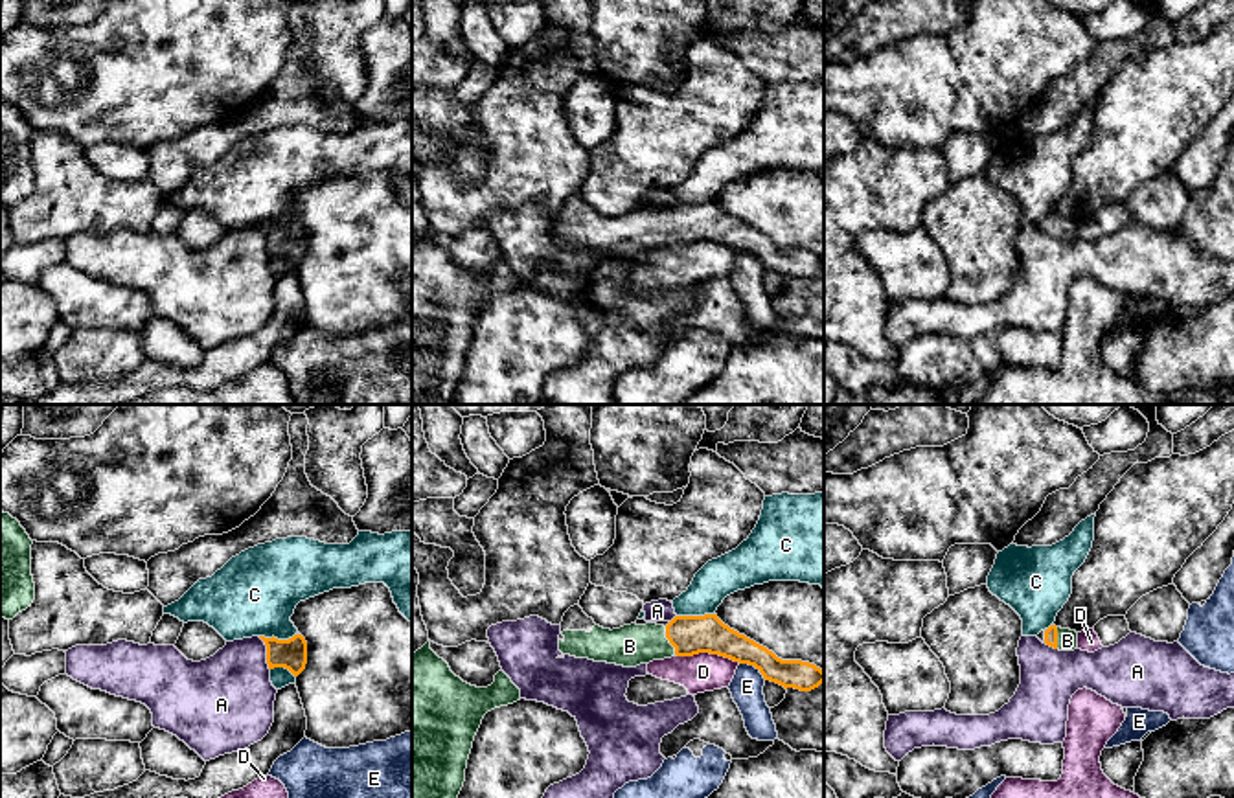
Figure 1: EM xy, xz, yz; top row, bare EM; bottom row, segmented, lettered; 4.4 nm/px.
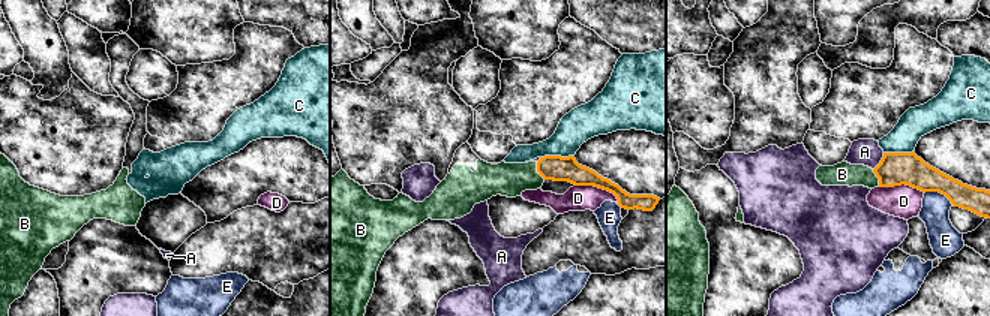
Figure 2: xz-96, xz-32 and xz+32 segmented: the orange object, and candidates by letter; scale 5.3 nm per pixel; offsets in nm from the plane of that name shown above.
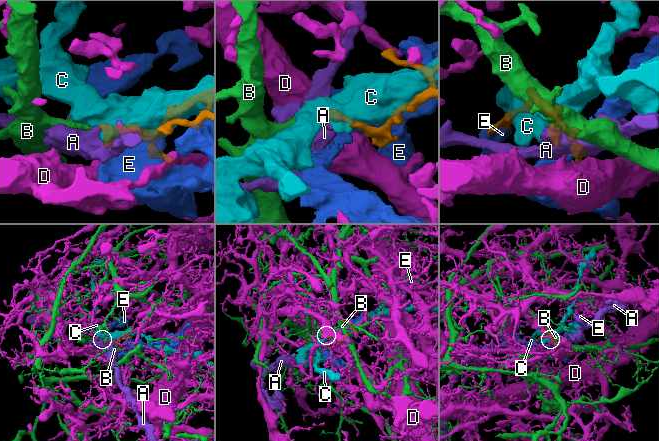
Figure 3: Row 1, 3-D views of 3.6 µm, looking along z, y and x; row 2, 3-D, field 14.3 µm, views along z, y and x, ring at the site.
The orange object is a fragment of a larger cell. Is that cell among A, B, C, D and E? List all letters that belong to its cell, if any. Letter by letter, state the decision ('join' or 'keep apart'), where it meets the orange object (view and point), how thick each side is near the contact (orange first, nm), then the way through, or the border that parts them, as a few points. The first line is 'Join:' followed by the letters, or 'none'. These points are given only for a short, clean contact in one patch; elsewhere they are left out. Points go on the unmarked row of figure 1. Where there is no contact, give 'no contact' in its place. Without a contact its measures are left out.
Join: B
A: keep apart; meets orange in xy at (267, 241); 130 nm thick on the orange side, 380 nm on the other; border along xy (258, 225), (265, 234), (269, 258)
B: join; meets orange in xz at (670, 230); 180 nm thick on the orange side, 190 nm on the other; runs through xz (690, 223), (670, 230), (629, 234)
C: keep apart; meets orange in xy at (276, 227); 130 nm thick on the orange side, 360 nm on the other
D: keep apart; meets orange in xz at (708, 239); 180 nm thick on the orange side, 170 nm on the other
E: keep apart; meets orange in xz at (753, 252); 160 nm thick on the orange side, 140 nm on the other

